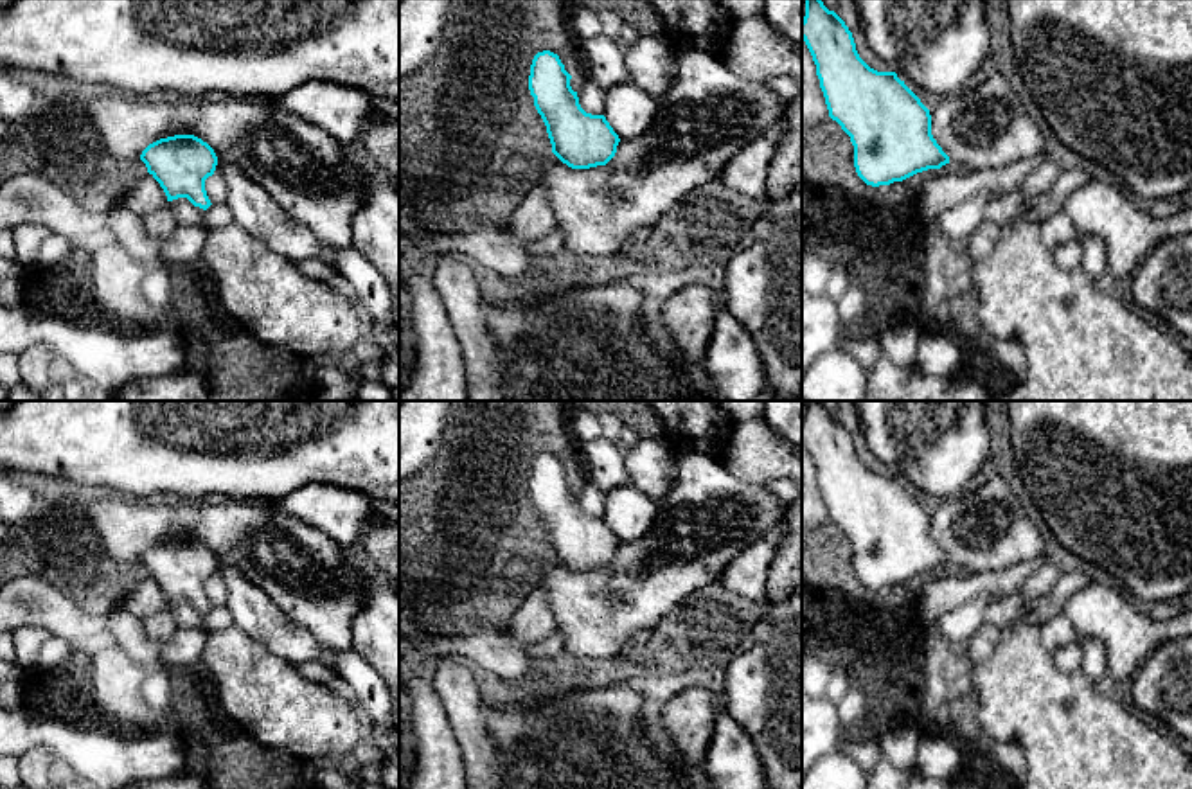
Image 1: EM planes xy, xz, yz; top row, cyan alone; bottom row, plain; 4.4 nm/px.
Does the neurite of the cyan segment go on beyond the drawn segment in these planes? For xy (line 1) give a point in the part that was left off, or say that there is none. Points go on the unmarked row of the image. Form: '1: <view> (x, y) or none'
1: none

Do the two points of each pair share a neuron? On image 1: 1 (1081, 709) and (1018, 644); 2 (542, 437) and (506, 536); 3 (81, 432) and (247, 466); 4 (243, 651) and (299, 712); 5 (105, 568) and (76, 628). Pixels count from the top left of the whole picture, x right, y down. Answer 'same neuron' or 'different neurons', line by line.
1: same neuron
2: same neuron
3: same neuron
4: same neuron
5: different neurons

